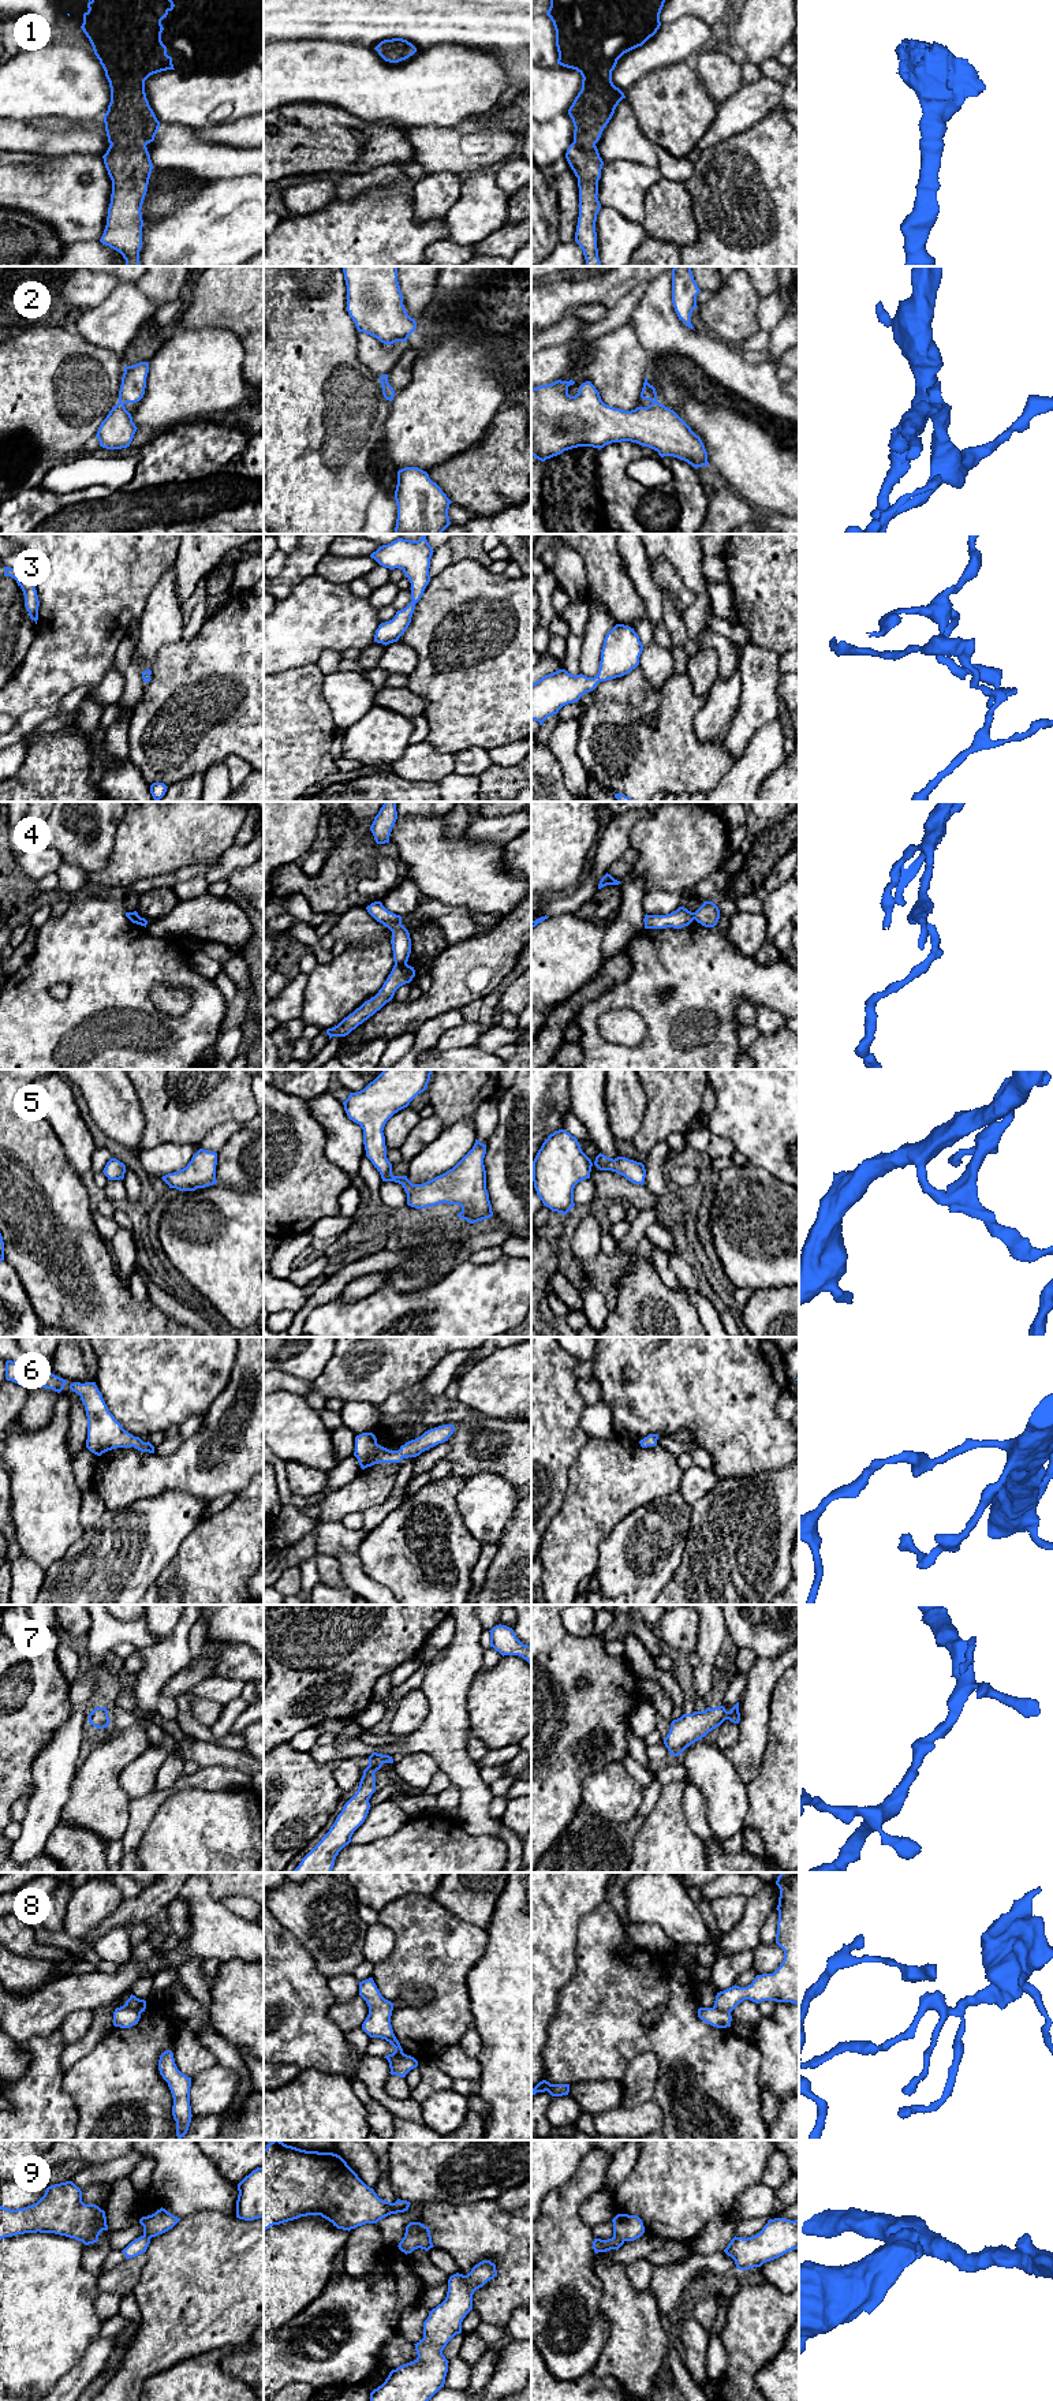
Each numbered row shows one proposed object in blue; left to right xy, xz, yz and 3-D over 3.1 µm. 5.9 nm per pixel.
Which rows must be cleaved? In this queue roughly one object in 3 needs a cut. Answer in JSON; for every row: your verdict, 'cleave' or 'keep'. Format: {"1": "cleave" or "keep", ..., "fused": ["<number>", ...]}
{"1": "keep", "2": "keep", "3": "keep", "4": "cleave", "5": "keep", "6": "keep", "7": "keep", "8": "cleave", "9": "cleave", "fused": ["4", "8", "9"]}

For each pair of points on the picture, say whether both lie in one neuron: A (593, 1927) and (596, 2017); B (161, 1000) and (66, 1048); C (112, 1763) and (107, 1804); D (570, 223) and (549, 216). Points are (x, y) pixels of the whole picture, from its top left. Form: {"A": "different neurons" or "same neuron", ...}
{"A": "same neuron", "B": "different neurons", "C": "same neuron", "D": "different neurons"}

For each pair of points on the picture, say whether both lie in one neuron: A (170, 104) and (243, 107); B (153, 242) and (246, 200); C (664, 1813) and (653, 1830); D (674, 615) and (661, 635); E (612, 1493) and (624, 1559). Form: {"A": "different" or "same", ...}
{"A": "same", "B": "same", "C": "same", "D": "different", "E": "different"}

